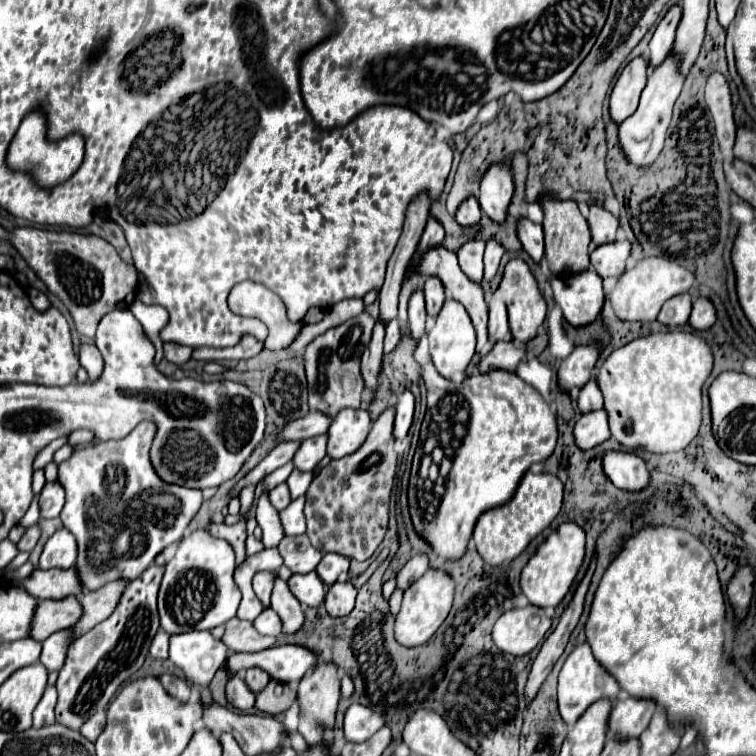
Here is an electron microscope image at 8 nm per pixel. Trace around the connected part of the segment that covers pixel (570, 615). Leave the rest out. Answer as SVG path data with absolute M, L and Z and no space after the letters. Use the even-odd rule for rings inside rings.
M594 561L586 573L586 577L582 579L582 583L578 585L576 593L574 593L574 599L570 601L570 605L566 607L558 627L554 629L554 633L544 641L534 665L532 665L532 671L530 671L530 677L528 677L528 683L526 683L526 699L532 699L540 685L544 683L544 679L548 677L548 673L552 671L556 659L562 655L566 643L568 643L568 637L572 633L572 629L576 627L578 623L578 617L582 613L582 603L584 603L584 595L586 595L586 589L588 589L588 583L590 583L590 577L594 573Z

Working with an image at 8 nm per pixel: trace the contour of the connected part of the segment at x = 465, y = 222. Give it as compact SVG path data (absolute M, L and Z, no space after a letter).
M474 197L466 199L456 211L456 221L460 223L460 227L472 227L472 225L480 223L480 219L482 219L482 209L480 209L478 199L474 199Z

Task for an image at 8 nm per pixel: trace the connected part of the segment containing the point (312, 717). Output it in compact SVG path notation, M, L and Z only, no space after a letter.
M316 665L298 685L300 725L298 731L306 743L318 743L324 739L324 727L334 727L334 715L340 699L338 669L328 665Z

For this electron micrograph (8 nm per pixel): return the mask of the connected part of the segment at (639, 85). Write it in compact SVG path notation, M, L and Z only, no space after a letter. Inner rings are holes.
M632 59L620 73L610 95L610 117L616 125L620 125L636 111L640 93L646 85L646 69L646 59Z

